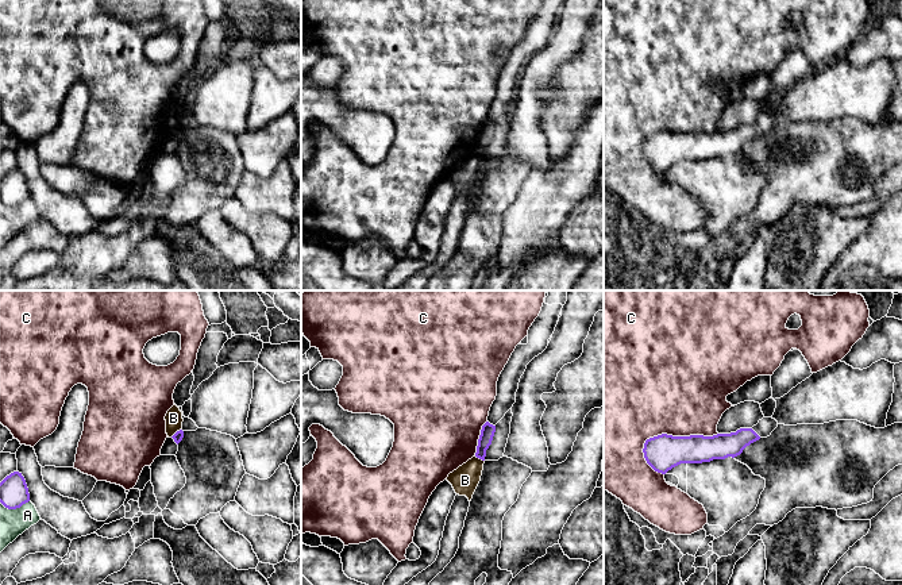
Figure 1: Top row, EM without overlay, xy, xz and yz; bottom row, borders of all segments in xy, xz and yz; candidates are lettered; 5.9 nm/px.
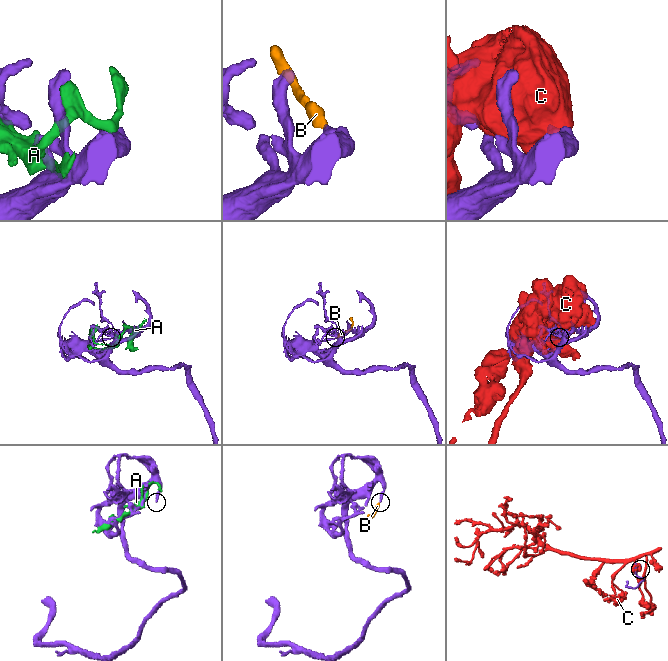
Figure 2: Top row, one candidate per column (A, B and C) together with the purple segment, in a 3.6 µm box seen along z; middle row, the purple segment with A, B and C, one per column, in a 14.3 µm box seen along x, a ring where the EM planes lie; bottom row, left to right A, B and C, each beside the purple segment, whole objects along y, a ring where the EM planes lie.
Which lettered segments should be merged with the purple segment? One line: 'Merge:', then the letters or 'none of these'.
Merge: none of these

